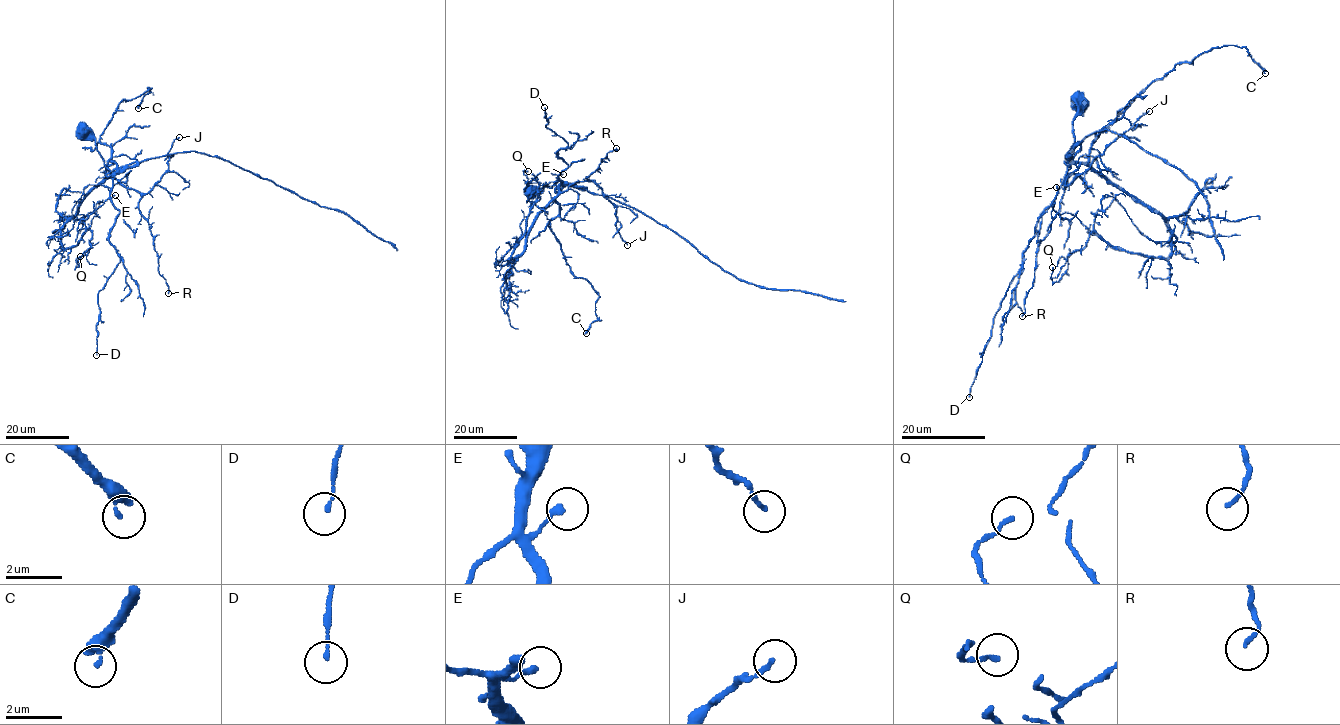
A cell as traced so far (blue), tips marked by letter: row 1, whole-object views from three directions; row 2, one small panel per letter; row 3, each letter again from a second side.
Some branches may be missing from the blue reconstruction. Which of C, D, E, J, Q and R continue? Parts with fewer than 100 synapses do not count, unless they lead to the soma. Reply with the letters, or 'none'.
none

